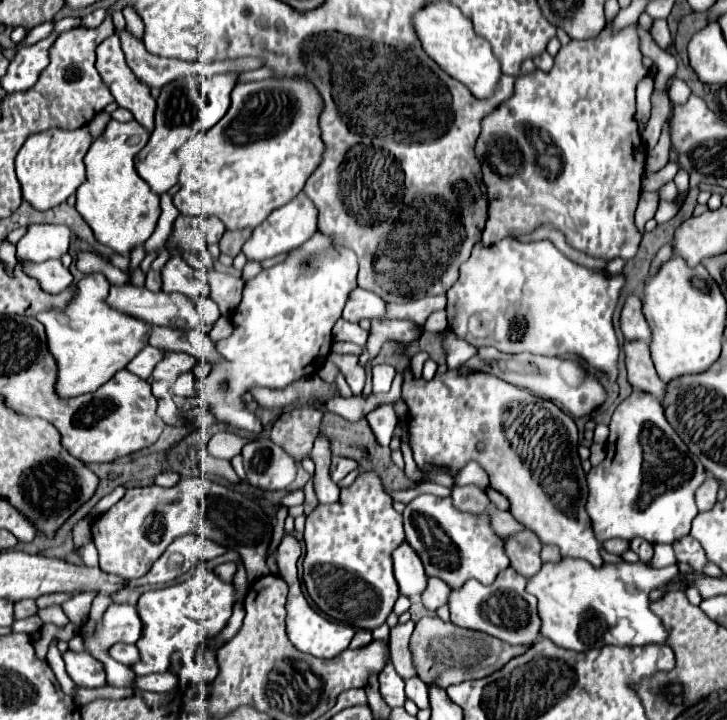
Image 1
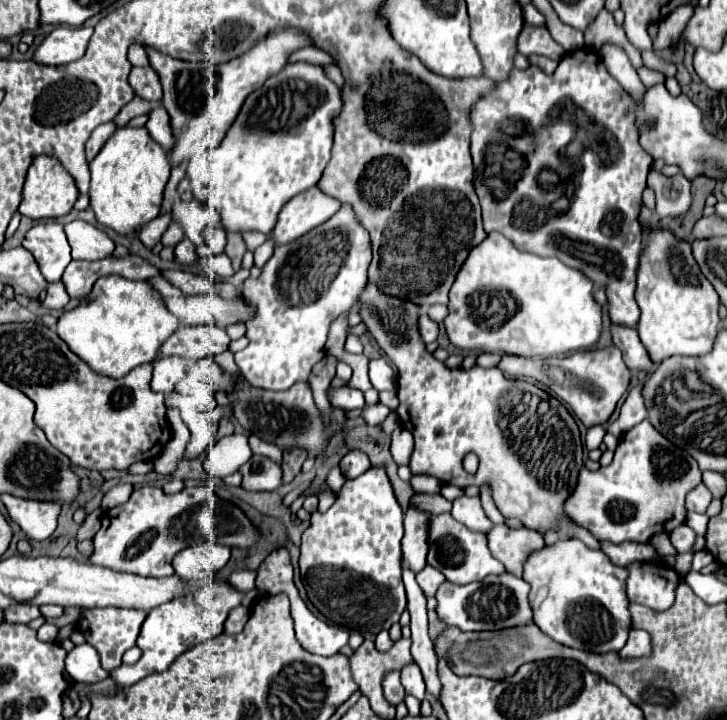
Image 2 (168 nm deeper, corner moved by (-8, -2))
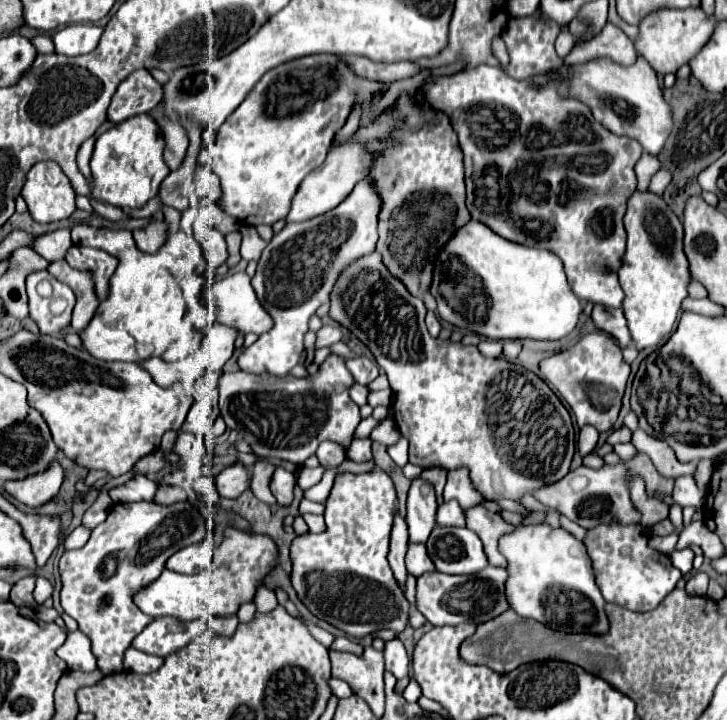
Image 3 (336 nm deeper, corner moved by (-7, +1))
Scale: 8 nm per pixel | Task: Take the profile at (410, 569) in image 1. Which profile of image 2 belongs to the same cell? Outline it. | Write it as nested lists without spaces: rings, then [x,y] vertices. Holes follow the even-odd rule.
[[[411,506],[405,514],[405,536],[403,536],[403,560],[419,572],[427,564],[427,538],[429,538],[429,512]]]

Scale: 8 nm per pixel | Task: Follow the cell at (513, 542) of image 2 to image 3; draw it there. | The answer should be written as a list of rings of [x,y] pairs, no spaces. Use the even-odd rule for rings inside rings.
[[[480,505],[466,509],[466,513],[468,513],[468,529],[476,531],[476,535],[480,537],[480,541],[484,545],[484,553],[486,553],[490,565],[508,567],[506,557],[498,549],[498,541],[504,533],[512,533],[516,527],[506,523],[500,515],[486,511]]]

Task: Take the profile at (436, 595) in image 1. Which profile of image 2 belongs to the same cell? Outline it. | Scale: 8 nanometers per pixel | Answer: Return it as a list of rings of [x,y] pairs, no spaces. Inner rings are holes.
[[[429,564],[421,572],[417,572],[415,578],[417,578],[417,584],[421,586],[421,590],[423,590],[425,596],[435,596],[439,584],[445,582],[445,576],[437,568],[433,568]]]

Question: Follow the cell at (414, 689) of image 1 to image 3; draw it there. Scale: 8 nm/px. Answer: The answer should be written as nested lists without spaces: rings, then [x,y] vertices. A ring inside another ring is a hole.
[[[400,639],[386,641],[384,657],[386,657],[386,671],[390,671],[394,677],[404,679],[404,677],[410,675],[412,659],[408,657],[408,653],[406,653],[406,649],[404,649]]]

